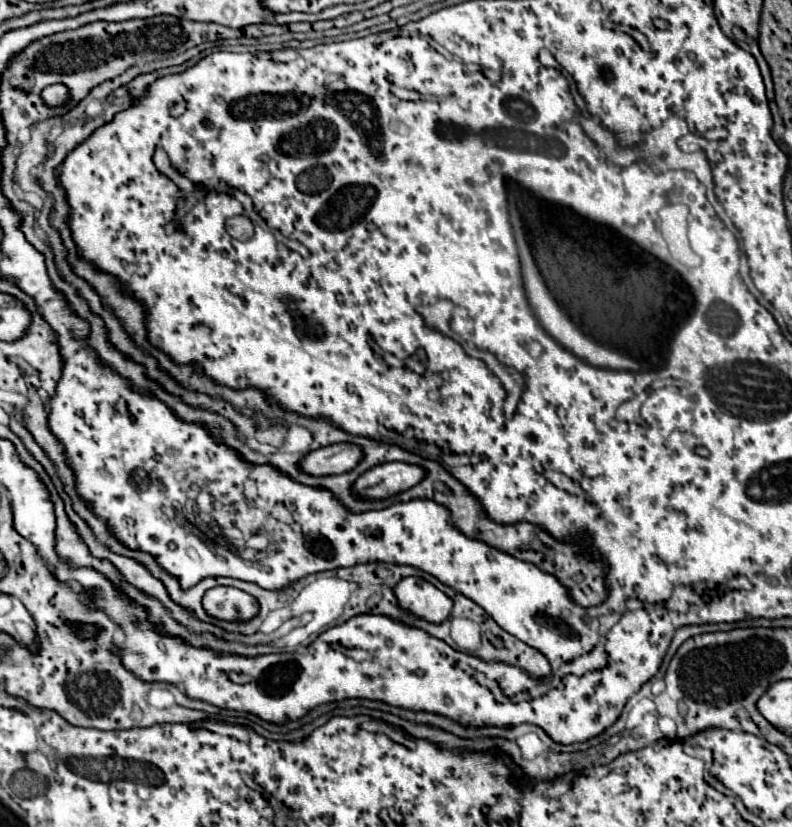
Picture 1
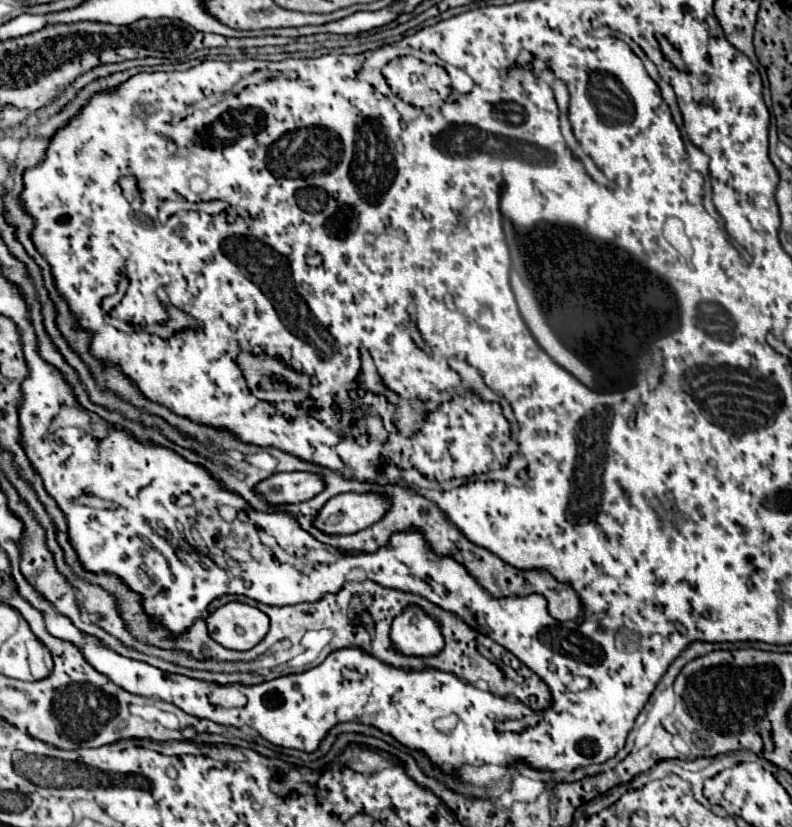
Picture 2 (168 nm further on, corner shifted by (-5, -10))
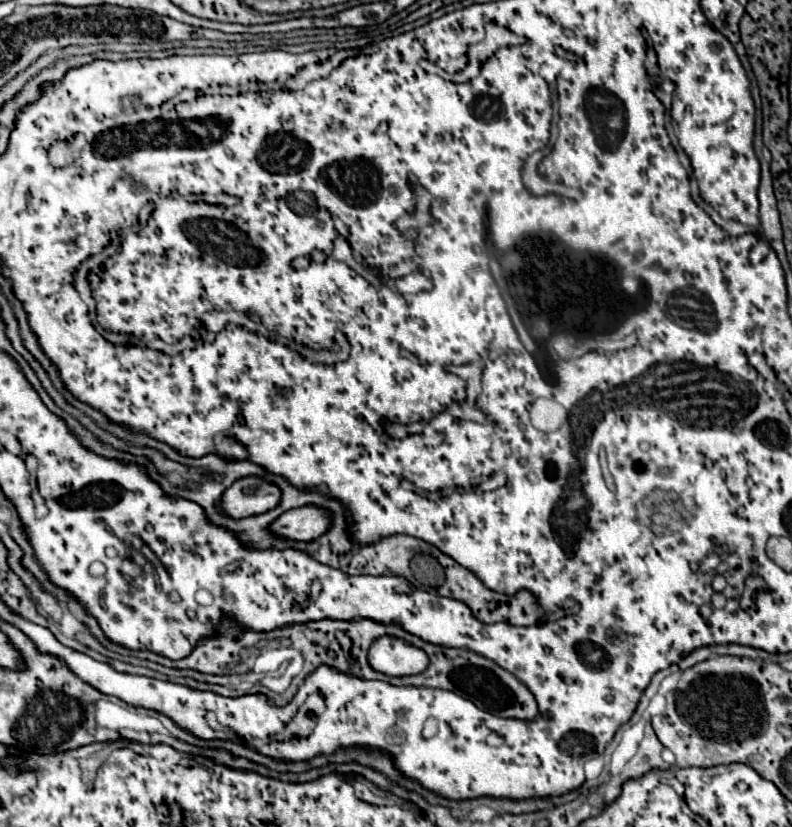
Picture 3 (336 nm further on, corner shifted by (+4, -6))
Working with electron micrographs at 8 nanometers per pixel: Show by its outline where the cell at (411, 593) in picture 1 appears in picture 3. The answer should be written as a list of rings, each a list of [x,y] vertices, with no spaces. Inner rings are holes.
[[[378,637],[368,653],[370,665],[376,671],[386,675],[414,675],[422,673],[428,667],[428,655],[424,649],[418,649],[398,637]]]

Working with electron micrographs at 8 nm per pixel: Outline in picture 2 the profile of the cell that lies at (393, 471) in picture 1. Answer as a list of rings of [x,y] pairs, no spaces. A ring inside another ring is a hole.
[[[343,493],[321,507],[313,525],[327,535],[351,535],[377,523],[387,509],[389,501],[383,495]]]

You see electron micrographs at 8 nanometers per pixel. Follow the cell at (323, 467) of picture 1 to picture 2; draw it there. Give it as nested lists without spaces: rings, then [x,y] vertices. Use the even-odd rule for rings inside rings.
[[[275,473],[255,485],[255,493],[269,505],[291,505],[315,497],[323,489],[323,481],[313,473]]]

